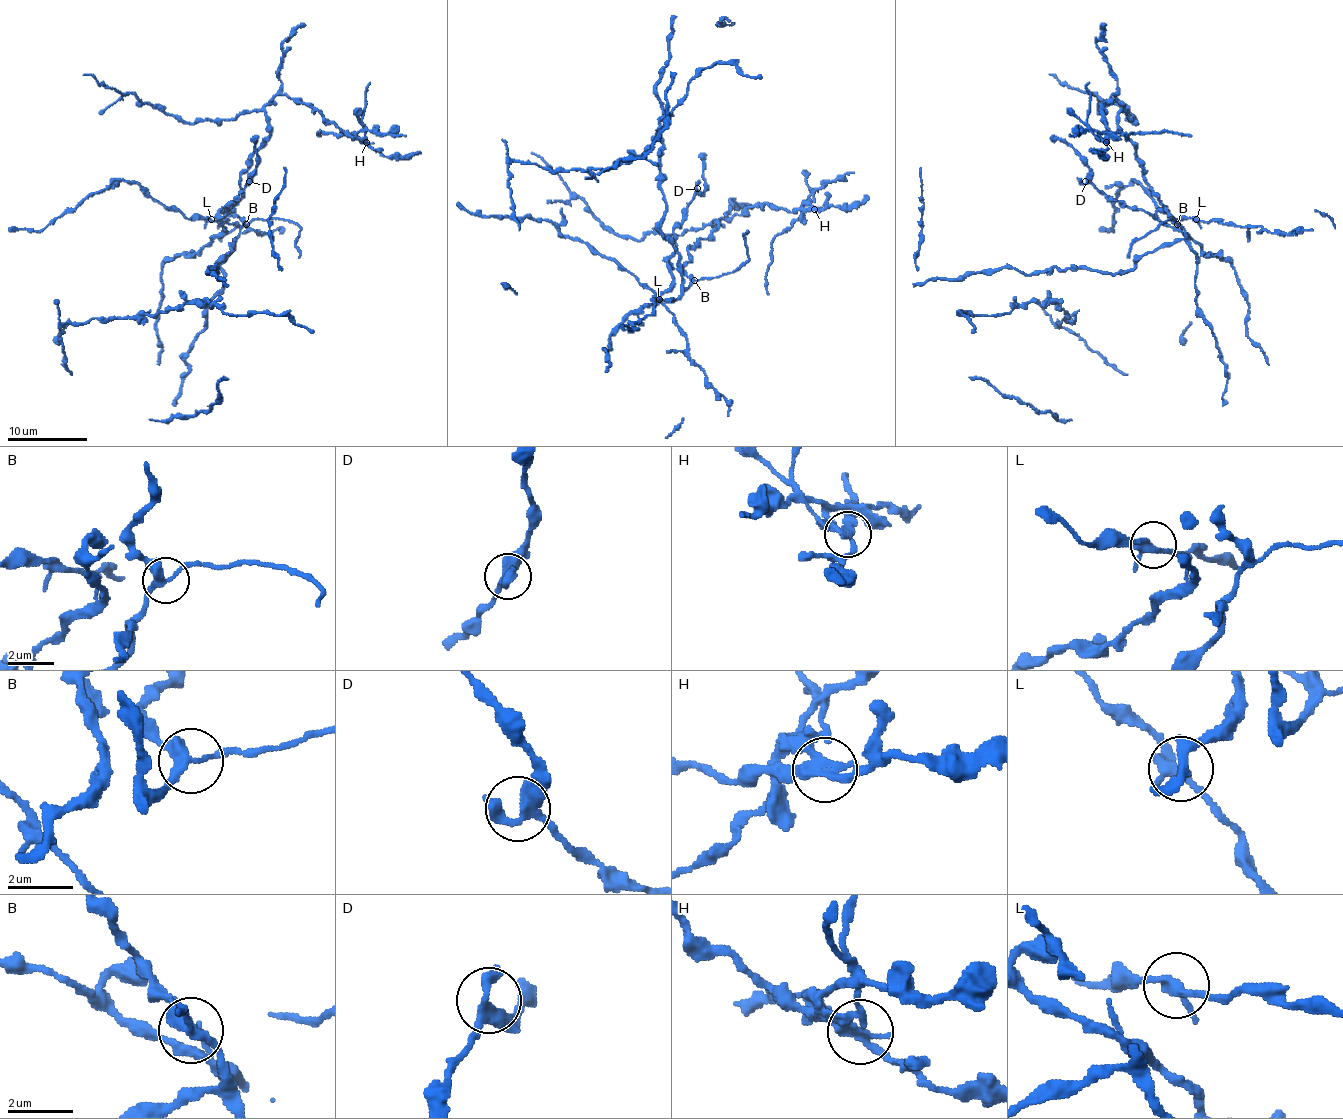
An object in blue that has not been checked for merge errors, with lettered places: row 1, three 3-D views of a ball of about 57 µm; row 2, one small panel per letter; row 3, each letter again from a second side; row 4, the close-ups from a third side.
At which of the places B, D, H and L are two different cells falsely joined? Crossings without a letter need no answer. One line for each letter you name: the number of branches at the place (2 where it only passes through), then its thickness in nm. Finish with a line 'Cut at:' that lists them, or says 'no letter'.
B: 3 | 280 nm
H: 3 | 240 nm
Cut at: B, H

